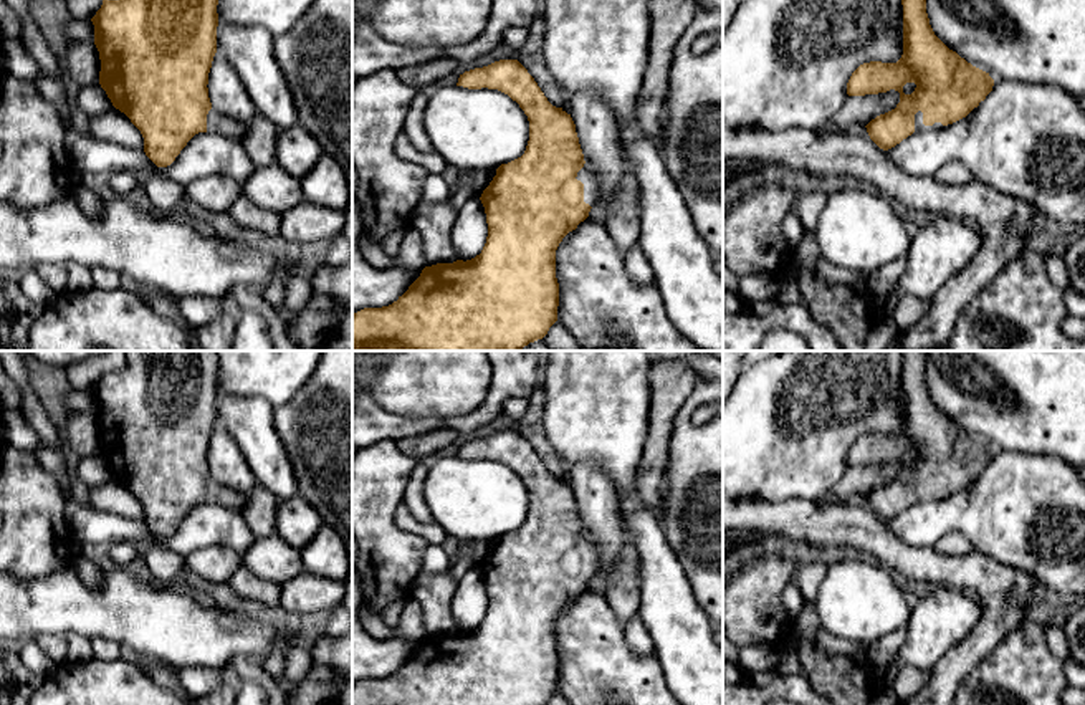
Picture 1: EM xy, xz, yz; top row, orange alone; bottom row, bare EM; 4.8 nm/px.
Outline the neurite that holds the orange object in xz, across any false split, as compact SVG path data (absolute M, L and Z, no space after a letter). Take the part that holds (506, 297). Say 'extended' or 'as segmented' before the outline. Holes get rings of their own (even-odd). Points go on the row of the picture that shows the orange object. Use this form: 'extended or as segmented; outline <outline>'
extended; outline M518 60L465 71L456 86L498 89L516 101L529 121L526 151L501 164L480 197L488 223L481 253L466 261L425 266L392 305L354 313L352 351L521 351L542 339L557 321L556 250L599 199L576 124L571 114L547 101Z

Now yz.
extended; outline M901 0L903 55L896 63L860 65L847 83L848 96L895 89L900 103L865 127L883 151L913 132L936 129L966 118L992 91L989 73L949 50L933 31L926 0Z

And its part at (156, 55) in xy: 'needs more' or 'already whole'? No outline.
needs more

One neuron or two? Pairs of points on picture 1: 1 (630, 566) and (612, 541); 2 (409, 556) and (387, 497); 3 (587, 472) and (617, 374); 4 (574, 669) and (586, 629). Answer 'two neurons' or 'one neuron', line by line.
1: two neurons
2: one neuron
3: two neurons
4: one neuron

